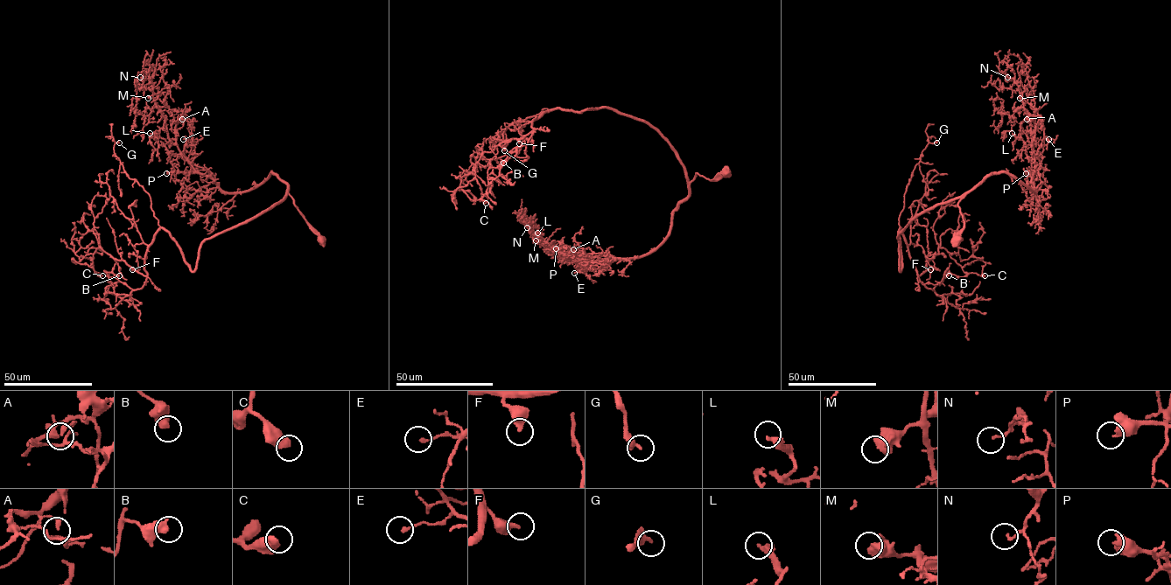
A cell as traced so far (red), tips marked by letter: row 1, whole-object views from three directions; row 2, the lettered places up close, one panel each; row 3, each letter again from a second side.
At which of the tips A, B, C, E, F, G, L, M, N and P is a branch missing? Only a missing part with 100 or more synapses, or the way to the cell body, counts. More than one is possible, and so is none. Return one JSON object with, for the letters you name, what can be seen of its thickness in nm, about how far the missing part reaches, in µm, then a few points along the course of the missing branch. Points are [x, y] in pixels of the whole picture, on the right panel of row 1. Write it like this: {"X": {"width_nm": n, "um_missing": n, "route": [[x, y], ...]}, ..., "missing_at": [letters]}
{"P": {"width_nm": 480, "um_missing": 30, "route": [[1026, 173], [1022, 171], [1006, 191], [1013, 208]]}, "missing_at": ["P"]}

